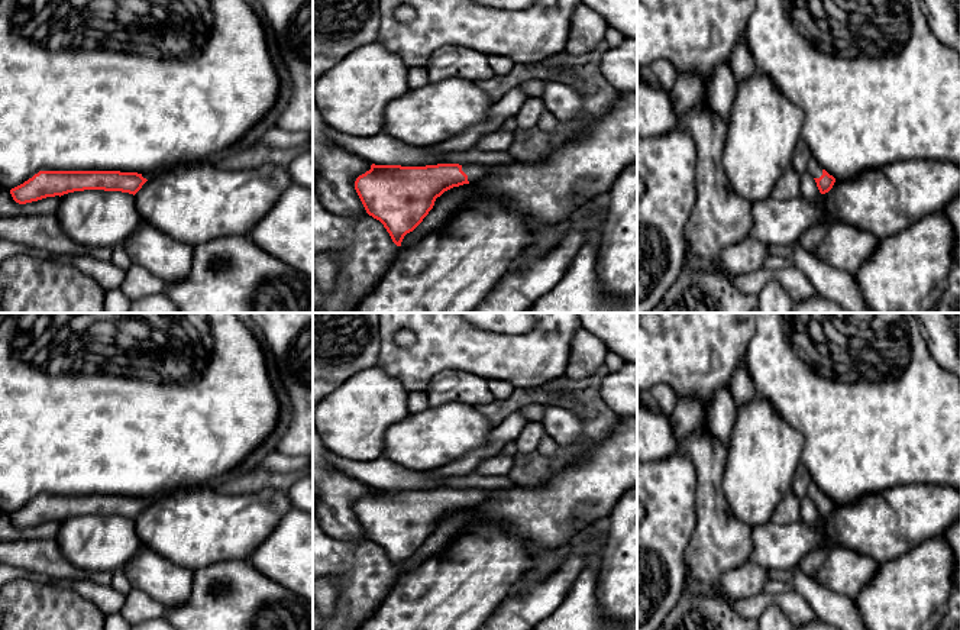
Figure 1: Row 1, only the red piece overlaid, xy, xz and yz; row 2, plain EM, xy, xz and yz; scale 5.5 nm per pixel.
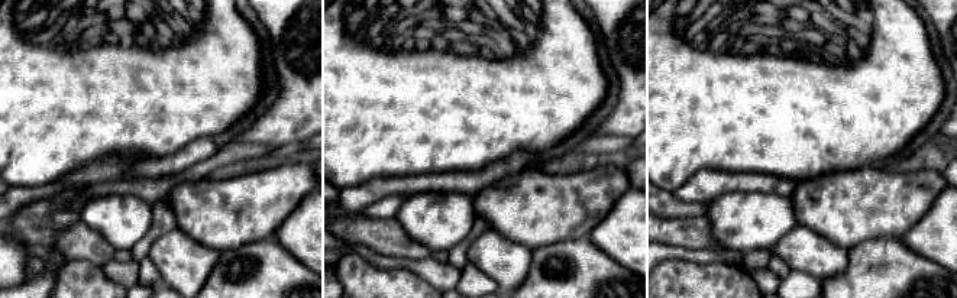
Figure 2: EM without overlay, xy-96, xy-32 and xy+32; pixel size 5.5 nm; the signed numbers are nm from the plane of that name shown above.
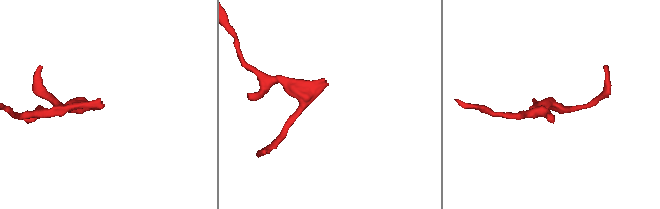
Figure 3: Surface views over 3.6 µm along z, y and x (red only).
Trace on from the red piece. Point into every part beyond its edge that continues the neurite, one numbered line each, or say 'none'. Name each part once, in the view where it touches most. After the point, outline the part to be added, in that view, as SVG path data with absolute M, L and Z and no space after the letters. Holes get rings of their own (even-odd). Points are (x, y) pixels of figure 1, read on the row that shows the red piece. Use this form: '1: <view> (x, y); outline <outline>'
1: xz (474, 171); outline M465 164L462 165L462 171L468 175L469 182L475 182L489 172L489 167L476 165L476 164Z

